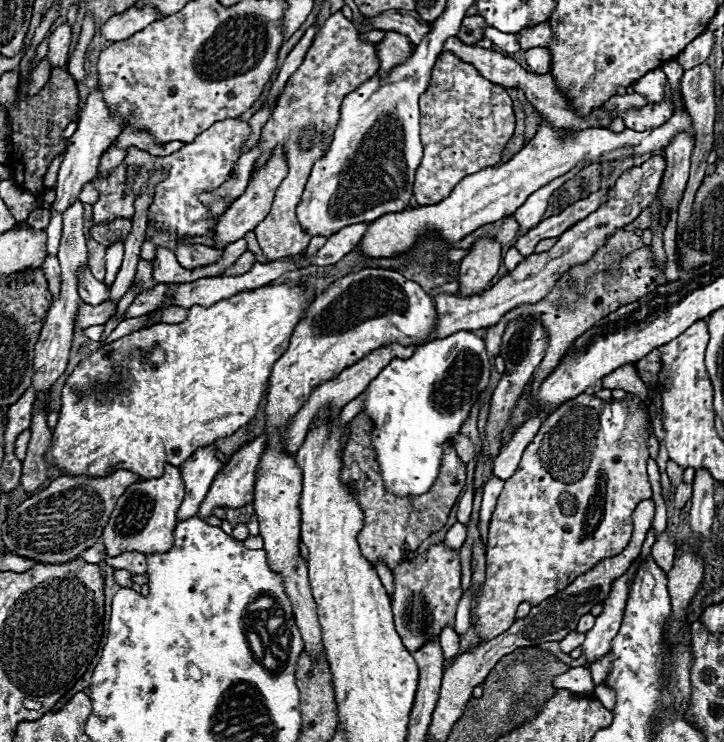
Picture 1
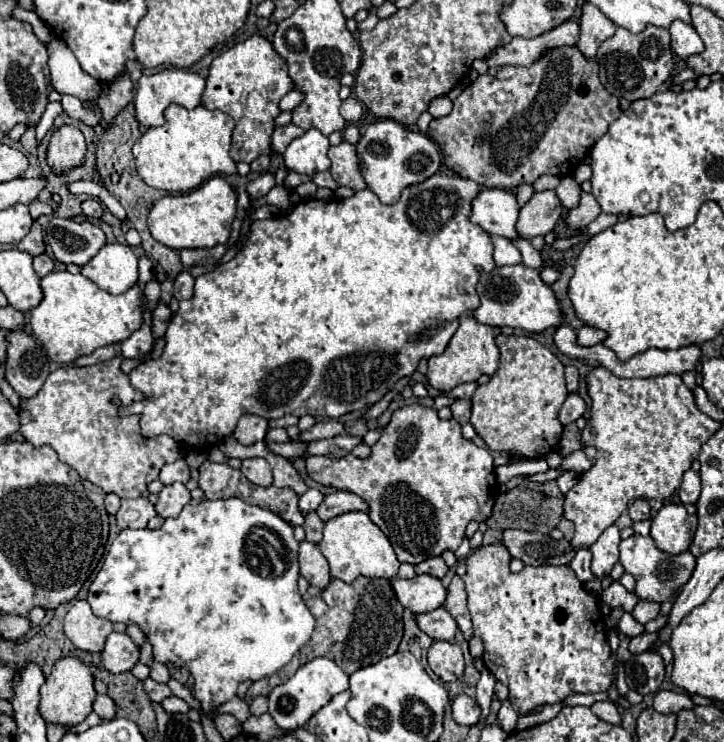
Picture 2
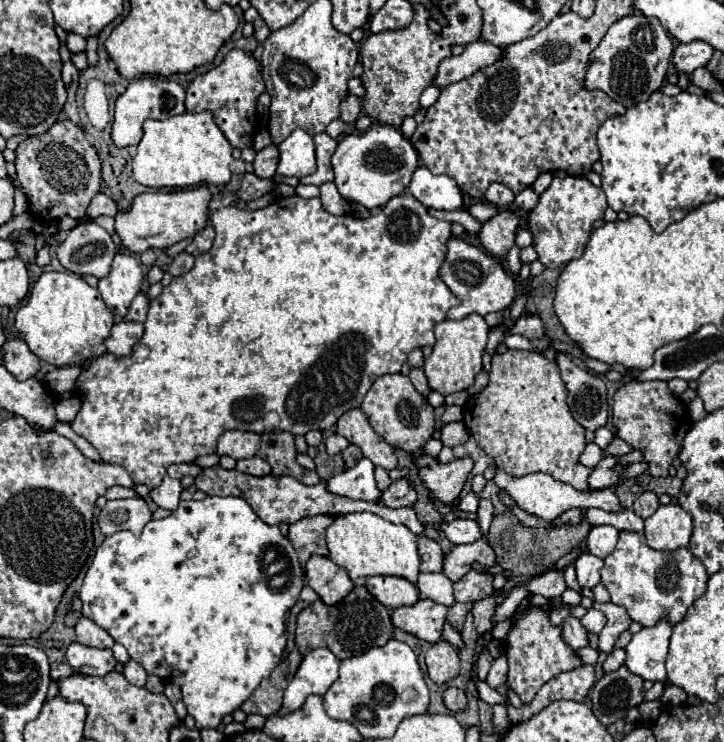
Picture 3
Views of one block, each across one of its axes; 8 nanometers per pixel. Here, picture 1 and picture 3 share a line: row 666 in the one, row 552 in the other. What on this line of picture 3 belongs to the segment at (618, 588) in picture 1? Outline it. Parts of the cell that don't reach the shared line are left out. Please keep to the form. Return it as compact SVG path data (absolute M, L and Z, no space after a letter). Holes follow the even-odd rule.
M584 552L576 562L576 576L578 576L578 584L582 588L594 588L600 582L600 568L602 568L604 560L596 558L590 552Z

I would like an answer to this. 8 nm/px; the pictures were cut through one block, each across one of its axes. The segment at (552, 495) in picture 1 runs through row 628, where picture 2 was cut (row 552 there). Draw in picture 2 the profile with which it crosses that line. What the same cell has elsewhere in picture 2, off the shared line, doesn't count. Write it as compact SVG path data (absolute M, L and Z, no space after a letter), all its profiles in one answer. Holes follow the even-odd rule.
M490 544L490 546L482 546L478 548L472 556L466 558L466 566L468 566L468 572L466 576L462 578L464 584L466 584L466 592L468 592L468 610L470 610L470 616L472 616L472 624L474 624L474 634L484 642L484 666L500 680L504 682L508 688L510 688L510 704L512 708L518 712L518 714L526 714L530 712L532 708L540 706L540 704L554 704L554 702L562 702L566 696L570 694L592 694L592 692L606 692L610 688L610 684L614 682L614 662L616 658L610 654L610 646L606 642L606 630L604 630L604 616L600 614L600 608L598 608L598 598L584 590L582 582L576 578L576 574L568 568L568 566L538 566L538 568L532 568L532 566L524 566L518 574L512 574L510 568L510 554L506 552L506 548L502 548L502 544Z

